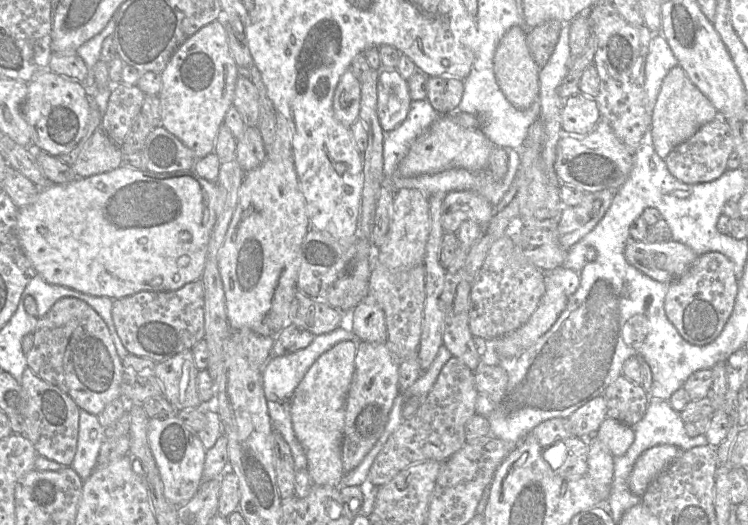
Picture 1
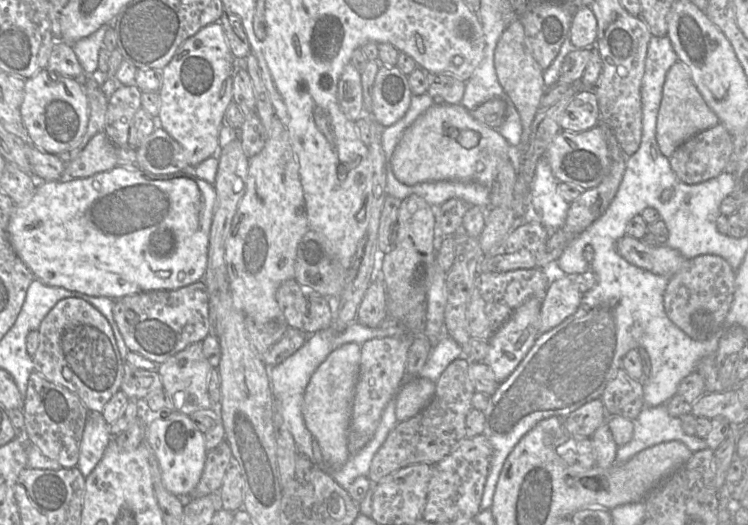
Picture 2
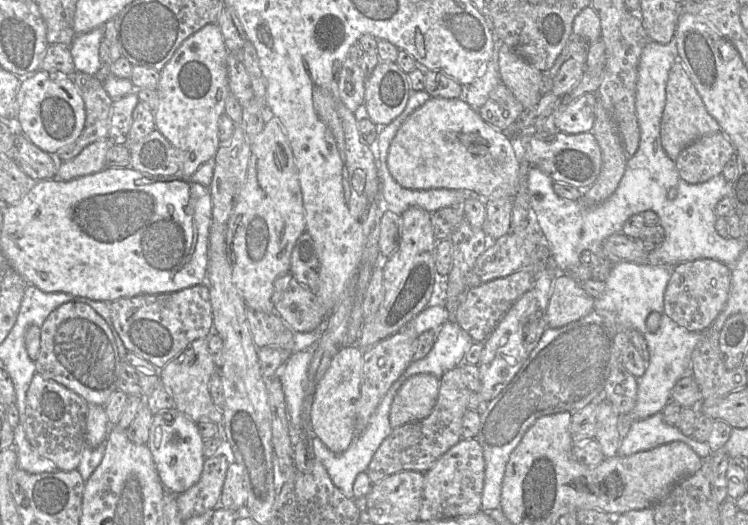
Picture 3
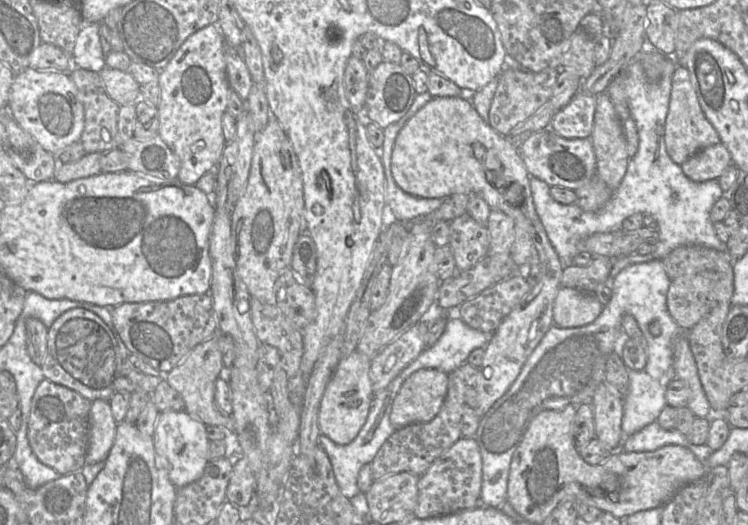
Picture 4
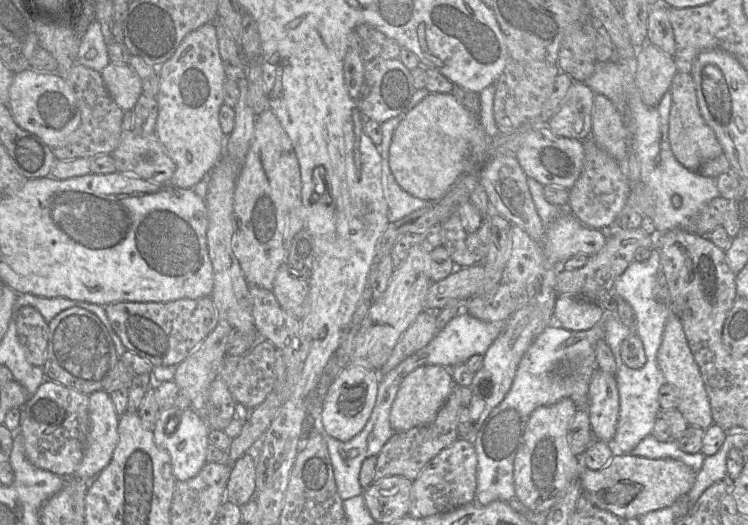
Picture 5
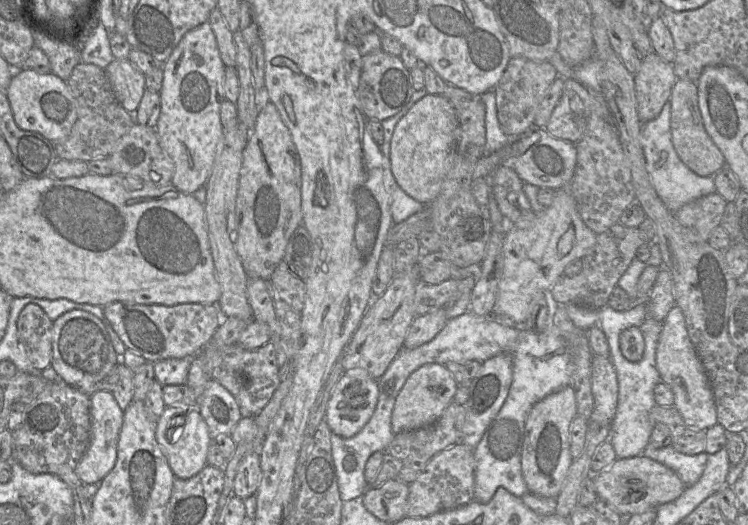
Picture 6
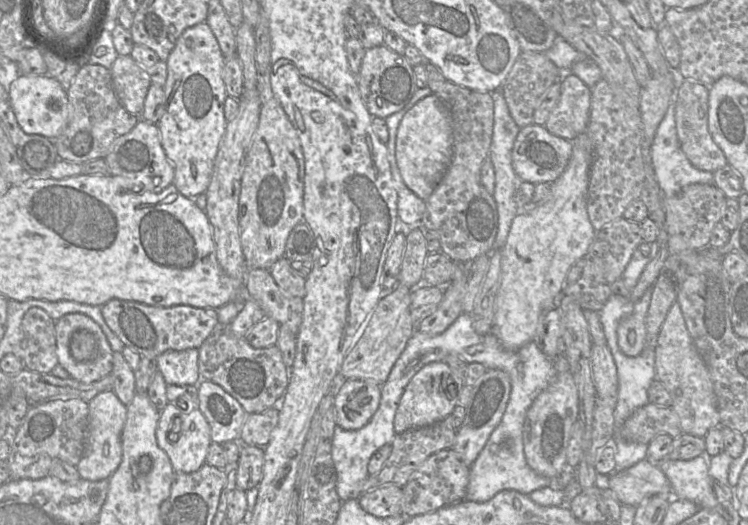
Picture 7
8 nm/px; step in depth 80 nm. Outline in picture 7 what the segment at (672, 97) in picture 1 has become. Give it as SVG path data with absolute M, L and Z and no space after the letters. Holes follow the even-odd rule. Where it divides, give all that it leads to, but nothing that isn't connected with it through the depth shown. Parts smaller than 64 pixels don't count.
M680 80L675 92L676 130L682 151L698 170L714 173L728 164L723 151L708 130L709 87L688 80Z

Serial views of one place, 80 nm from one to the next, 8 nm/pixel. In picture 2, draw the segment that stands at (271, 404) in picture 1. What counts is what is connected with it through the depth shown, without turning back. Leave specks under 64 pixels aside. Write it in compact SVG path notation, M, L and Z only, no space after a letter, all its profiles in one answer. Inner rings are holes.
M388 318L386 320L386 325L378 328L366 327L357 321L354 321L353 323L347 325L346 328L344 329L329 327L327 329L309 335L305 344L301 346L295 353L293 353L291 356L285 359L282 363L269 368L269 378L270 378L271 389L275 402L279 403L281 407L281 413L283 416L284 423L294 438L298 453L304 454L313 462L313 437L305 425L302 414L302 405L303 405L305 389L308 385L311 376L318 368L318 366L326 359L326 357L333 350L335 350L336 348L340 347L343 344L357 343L361 345L369 339L373 339L385 335L410 335L410 334L389 334L389 331L391 331L392 329L393 328L391 326L391 322L388 322Z

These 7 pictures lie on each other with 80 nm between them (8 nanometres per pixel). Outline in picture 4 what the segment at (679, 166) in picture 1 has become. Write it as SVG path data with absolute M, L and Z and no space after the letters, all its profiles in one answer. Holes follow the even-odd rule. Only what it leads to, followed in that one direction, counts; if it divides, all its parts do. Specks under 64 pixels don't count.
M721 142L699 151L684 162L681 168L692 181L705 182L718 179L731 164L731 154Z

